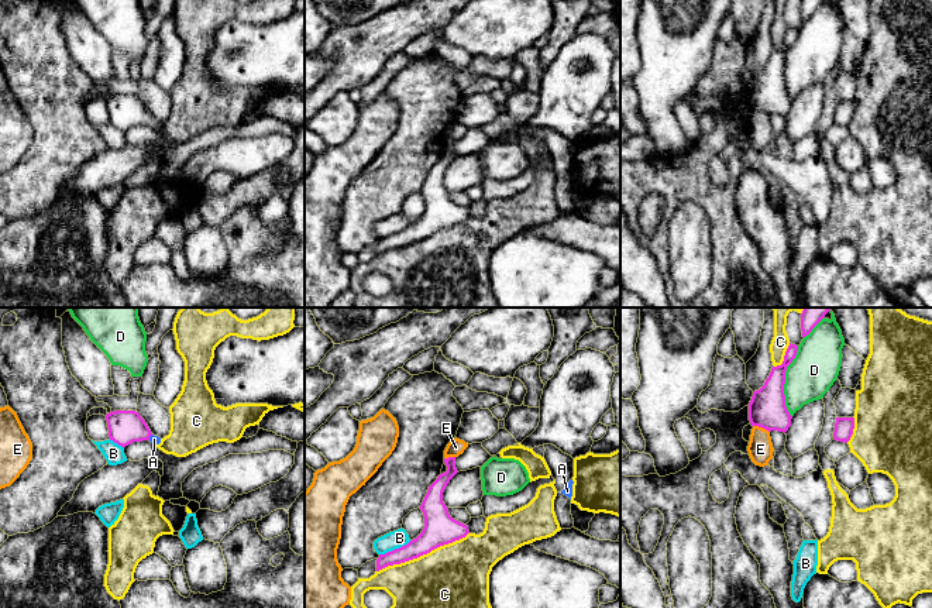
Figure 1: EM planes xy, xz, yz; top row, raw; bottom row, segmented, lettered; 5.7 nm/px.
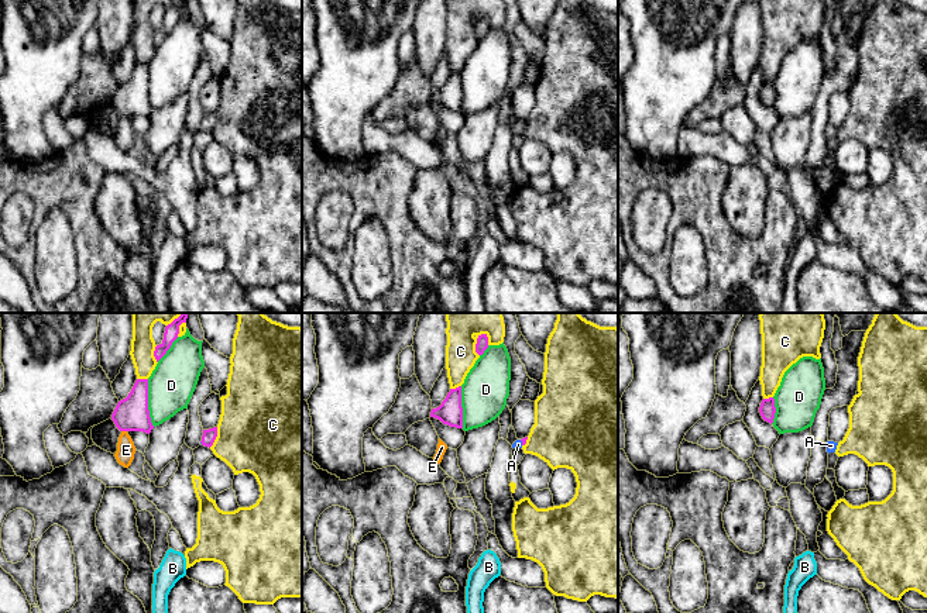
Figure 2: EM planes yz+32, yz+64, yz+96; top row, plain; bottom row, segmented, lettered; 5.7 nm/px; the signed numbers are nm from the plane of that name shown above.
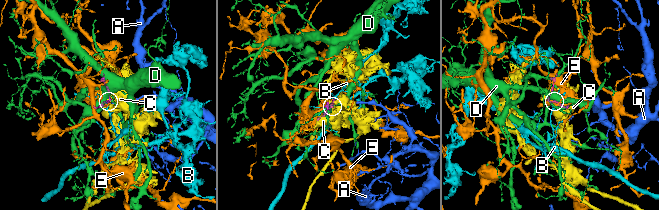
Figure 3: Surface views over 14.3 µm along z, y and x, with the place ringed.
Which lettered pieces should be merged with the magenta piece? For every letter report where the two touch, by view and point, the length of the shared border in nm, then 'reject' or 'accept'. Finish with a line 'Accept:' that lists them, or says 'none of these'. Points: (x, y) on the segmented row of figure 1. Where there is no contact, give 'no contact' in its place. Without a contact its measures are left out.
A: contact xy (148, 438); length 40 nm; accept
B: contact xz (395, 549); length 200 nm; reject
C: contact xz (422, 555); length 550 nm; reject
D: contact yz (784, 381); length 400 nm; reject
E: contact yz (762, 426); length 100 nm; reject
Accept: A

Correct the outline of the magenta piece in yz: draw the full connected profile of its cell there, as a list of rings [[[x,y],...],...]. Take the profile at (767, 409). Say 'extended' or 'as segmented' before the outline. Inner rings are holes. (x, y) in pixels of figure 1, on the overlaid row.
as segmented; [[[788,346],[781,365],[773,367],[764,385],[753,392],[749,403],[749,420],[752,426],[763,427],[768,432],[787,432],[792,416],[785,406],[784,384],[787,367],[792,363],[798,346]]]

